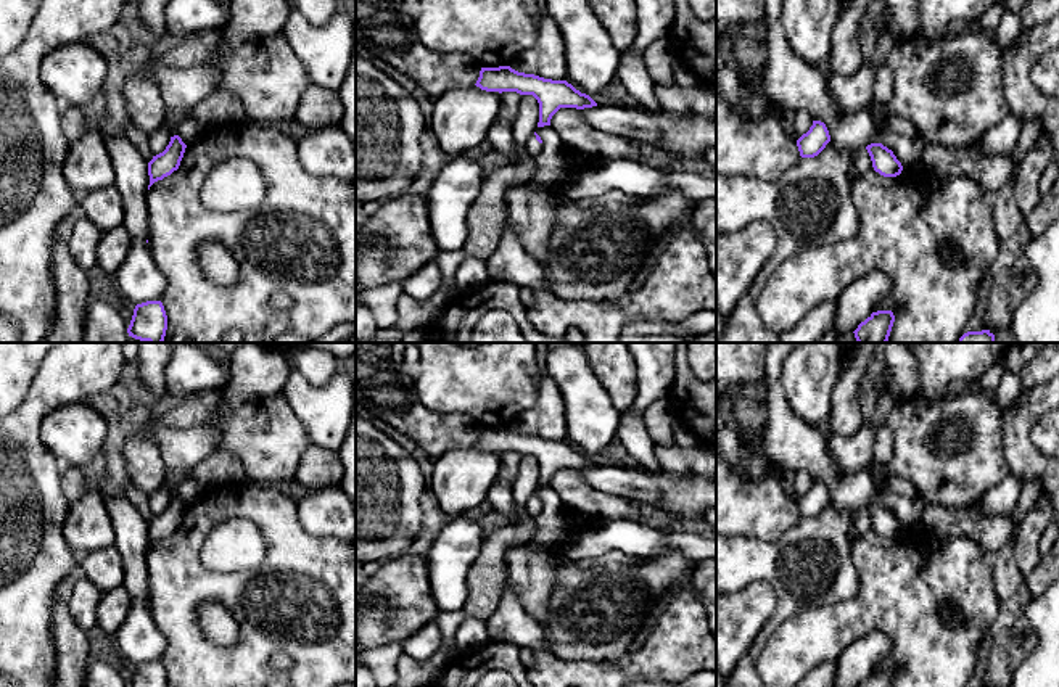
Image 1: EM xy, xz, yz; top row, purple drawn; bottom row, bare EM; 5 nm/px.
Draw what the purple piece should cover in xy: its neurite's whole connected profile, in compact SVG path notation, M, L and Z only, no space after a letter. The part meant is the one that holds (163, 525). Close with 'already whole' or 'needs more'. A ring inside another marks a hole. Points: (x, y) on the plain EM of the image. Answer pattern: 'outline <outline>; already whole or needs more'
outline M241 343L229 356L229 365L232 373L222 388L224 402L211 422L188 430L156 428L150 434L166 463L171 502L148 523L148 550L155 542L179 529L187 505L177 496L177 487L198 462L216 452L222 413L243 405L251 397L282 393L290 375L283 356L266 343Z; needs more

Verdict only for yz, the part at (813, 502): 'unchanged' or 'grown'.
unchanged

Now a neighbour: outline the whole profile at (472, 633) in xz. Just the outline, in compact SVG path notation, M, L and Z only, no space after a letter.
M465 618L457 632L455 644L462 648L480 647L489 640L486 621L476 618Z

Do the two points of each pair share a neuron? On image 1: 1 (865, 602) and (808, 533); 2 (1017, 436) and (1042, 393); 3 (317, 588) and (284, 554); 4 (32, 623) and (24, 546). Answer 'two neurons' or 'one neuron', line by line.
1: two neurons
2: one neuron
3: one neuron
4: one neuron

